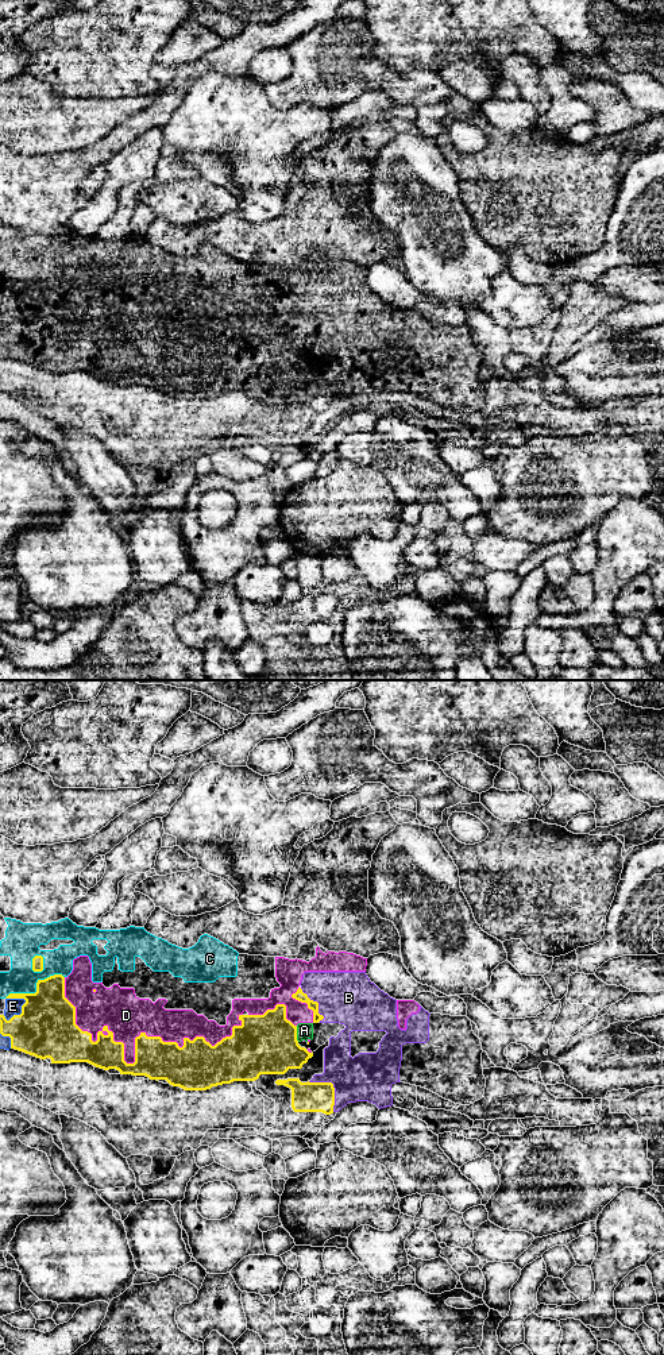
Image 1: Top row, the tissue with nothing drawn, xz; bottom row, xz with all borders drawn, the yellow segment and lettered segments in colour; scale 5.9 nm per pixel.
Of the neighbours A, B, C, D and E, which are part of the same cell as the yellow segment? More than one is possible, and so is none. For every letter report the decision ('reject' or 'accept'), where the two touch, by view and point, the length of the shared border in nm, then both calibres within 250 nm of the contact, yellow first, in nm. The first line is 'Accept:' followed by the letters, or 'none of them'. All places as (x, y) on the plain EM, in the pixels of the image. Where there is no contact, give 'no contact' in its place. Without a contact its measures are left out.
Accept: A, B, C, D, E
A: accept; contact xz (296, 343); length 100 nm; calibres 360 and 100 nm
B: accept; contact xz (332, 394); length 240 nm; calibres 180 and 280 nm
C: accept; contact xz (37, 298); length 380 nm; calibres 360 and 170 nm
D: accept; contact xz (135, 363); length 1100 nm; calibres 240 and 260 nm
E: accept; contact xz (22, 321); length 170 nm; calibres 360 and 100 nm

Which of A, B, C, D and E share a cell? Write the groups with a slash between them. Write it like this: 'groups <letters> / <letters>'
groups A B C D E

